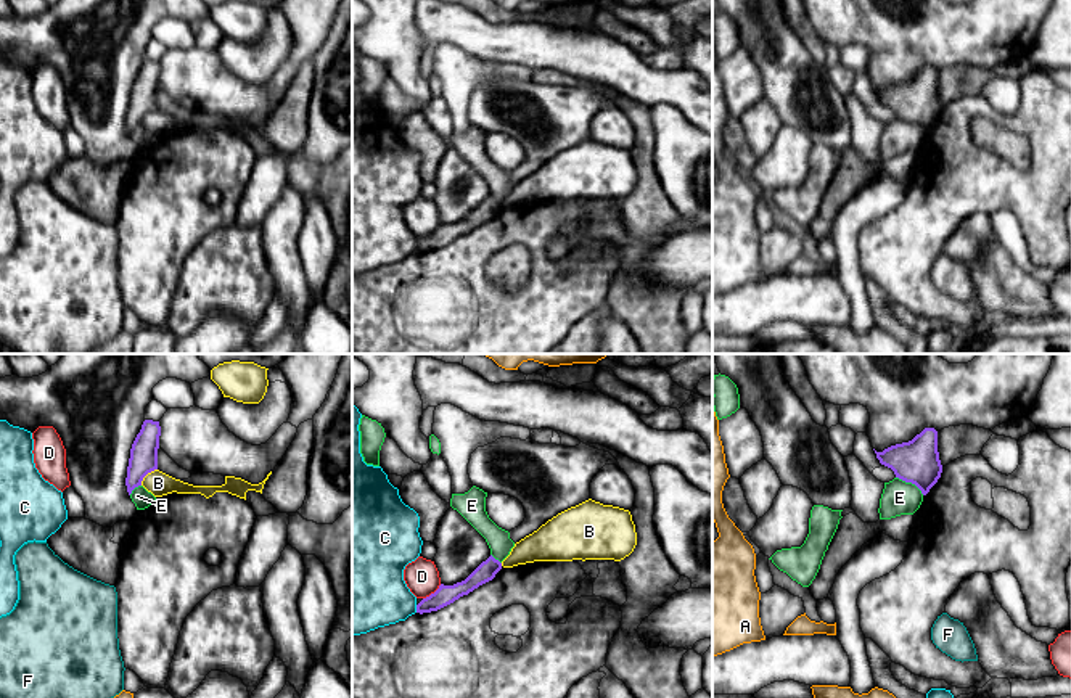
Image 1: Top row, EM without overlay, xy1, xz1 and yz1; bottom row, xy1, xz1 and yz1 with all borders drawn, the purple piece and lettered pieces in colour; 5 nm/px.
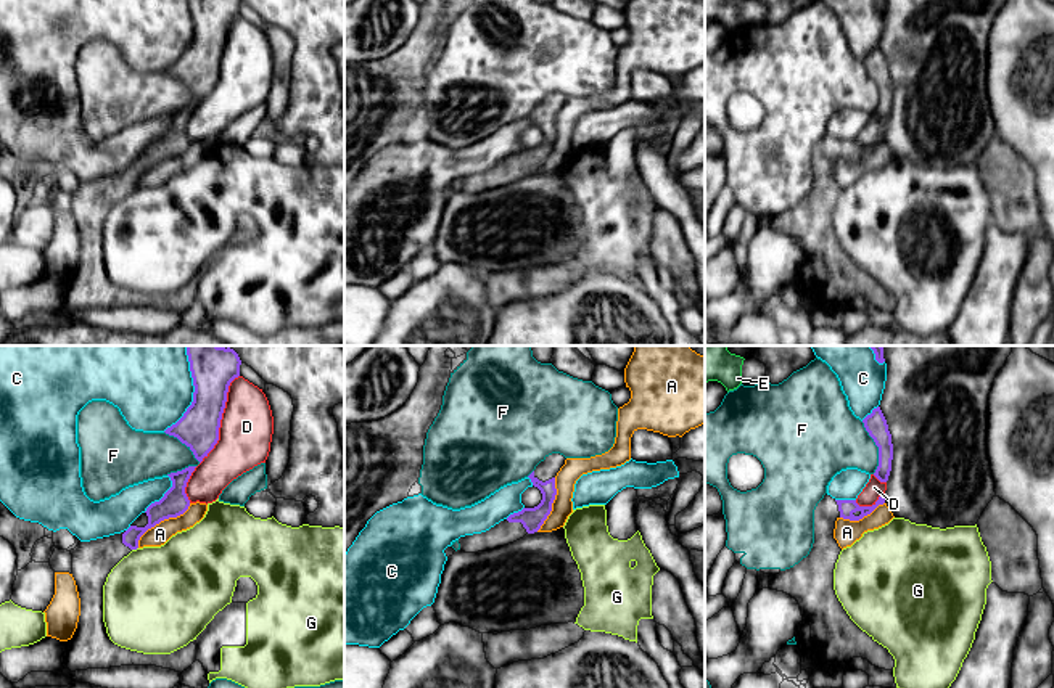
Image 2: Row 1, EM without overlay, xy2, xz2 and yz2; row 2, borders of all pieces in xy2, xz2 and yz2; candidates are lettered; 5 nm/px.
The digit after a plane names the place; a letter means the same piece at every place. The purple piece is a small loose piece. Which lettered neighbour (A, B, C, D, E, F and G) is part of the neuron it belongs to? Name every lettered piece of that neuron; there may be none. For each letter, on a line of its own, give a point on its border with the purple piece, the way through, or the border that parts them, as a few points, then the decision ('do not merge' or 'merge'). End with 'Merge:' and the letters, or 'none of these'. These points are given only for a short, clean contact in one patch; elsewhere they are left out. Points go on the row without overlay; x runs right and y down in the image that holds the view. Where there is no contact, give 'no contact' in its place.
A: contact xy2 (161, 159); border xy2 (190, 143), (182, 153), (152, 166), (137, 187); do not merge
B: contact xy1 (147, 113); border xy1 (156, 108), (140, 124); do not merge
C: contact xy2 (193, 37); do not merge
D: contact xy2 (221, 58); do not merge
E: contact yz1 (910, 121); border yz1 (896, 116), (910, 121), (923, 134); do not merge
F: contact yz2 (877, 86); do not merge
G: contact xy2 (134, 188); border xy2 (137, 187), (132, 190); do not merge
Merge: none of these

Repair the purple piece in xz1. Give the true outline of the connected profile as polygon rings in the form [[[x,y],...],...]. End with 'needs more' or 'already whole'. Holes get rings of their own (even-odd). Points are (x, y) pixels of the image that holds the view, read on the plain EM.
[[[490,195],[465,220],[457,222],[453,225],[441,224],[434,233],[423,238],[416,244],[416,253],[423,254],[423,253],[437,251],[453,243],[460,236],[468,235],[479,225],[492,220],[500,209],[502,209],[502,203]]]; already whole

